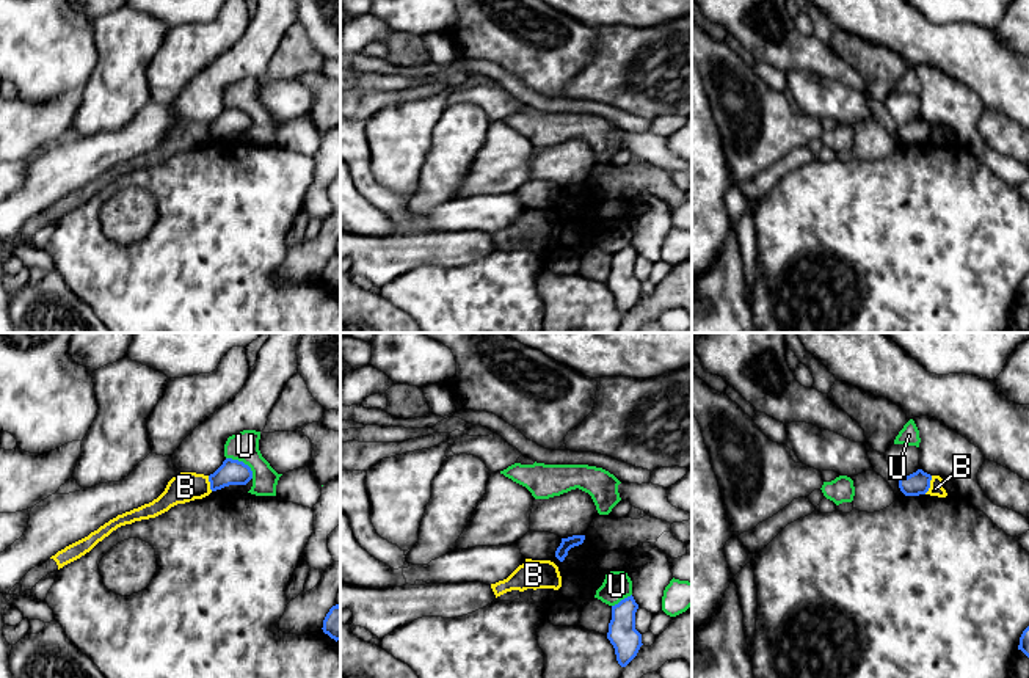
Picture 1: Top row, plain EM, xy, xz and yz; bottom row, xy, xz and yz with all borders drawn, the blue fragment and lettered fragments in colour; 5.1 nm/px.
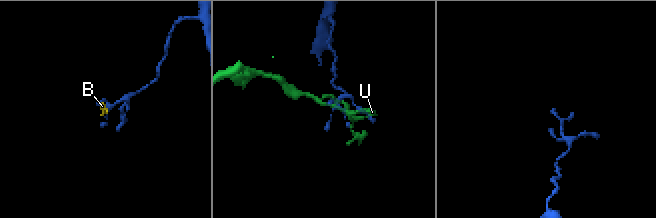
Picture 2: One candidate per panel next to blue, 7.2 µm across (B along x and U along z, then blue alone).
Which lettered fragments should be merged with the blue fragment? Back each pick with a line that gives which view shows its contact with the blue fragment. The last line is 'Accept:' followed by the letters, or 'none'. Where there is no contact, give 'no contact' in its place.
Accept: none

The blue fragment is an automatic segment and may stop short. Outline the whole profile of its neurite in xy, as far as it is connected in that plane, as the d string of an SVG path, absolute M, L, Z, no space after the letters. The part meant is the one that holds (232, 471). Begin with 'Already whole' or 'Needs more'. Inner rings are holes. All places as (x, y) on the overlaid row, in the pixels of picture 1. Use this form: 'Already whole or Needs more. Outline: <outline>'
Already whole. Outline: M226 458L223 465L209 476L212 491L221 490L229 485L246 485L251 479L251 468L243 461L232 458Z

